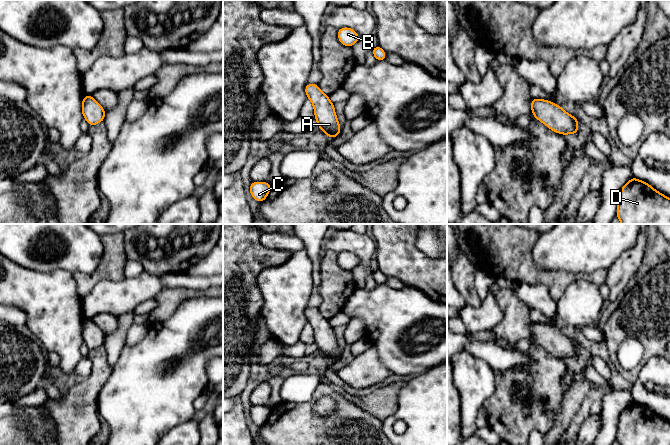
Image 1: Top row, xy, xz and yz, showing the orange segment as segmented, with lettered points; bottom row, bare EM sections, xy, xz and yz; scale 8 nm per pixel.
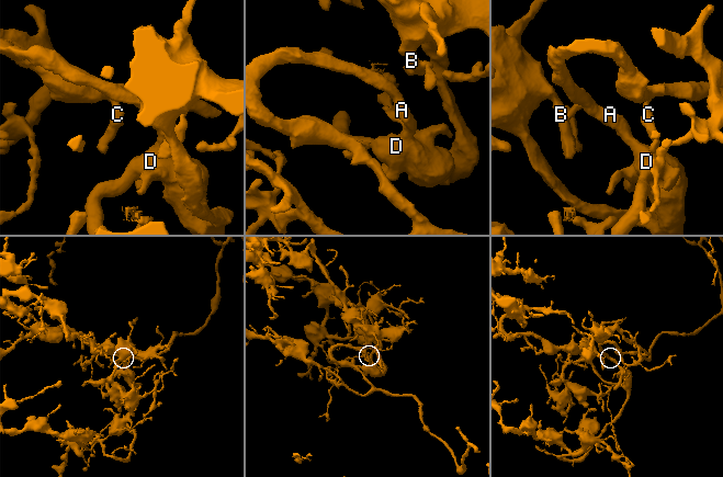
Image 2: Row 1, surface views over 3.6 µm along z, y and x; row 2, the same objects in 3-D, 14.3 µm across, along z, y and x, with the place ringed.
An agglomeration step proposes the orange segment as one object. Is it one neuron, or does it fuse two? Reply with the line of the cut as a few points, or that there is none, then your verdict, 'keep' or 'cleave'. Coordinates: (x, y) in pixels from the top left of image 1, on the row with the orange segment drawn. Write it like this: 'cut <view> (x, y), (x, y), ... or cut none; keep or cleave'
cut none; keep

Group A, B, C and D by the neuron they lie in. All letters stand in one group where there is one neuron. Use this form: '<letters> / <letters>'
A B C D

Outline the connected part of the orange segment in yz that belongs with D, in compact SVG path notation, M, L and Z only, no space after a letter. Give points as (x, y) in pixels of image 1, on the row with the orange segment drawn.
M633 177L620 191L616 217L622 224L670 224L670 199Z

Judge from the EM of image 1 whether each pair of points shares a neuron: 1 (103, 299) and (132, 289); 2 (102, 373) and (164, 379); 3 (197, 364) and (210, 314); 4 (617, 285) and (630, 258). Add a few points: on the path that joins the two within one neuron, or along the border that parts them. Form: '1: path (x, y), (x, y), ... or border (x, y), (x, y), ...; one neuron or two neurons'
1: path (110, 297), (125, 295); one neuron
2: border (113, 368), (98, 394); two neurons
3: path (172, 375), (160, 376), (161, 361), (185, 339); one neuron
4: path (617, 278), (626, 265); one neuron

